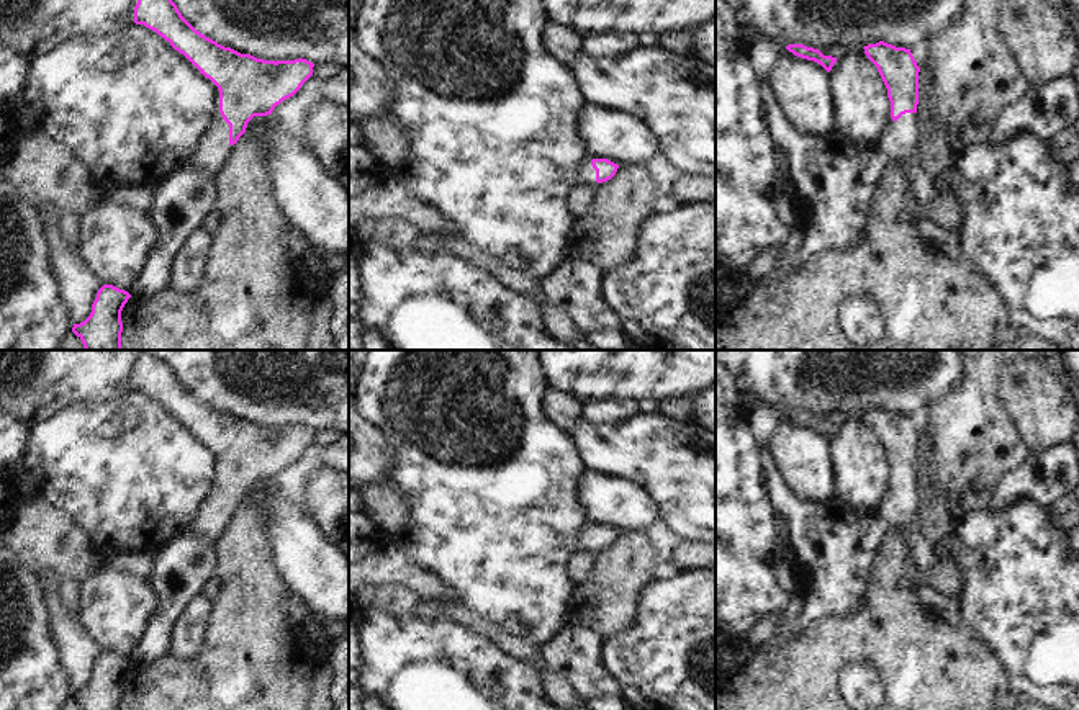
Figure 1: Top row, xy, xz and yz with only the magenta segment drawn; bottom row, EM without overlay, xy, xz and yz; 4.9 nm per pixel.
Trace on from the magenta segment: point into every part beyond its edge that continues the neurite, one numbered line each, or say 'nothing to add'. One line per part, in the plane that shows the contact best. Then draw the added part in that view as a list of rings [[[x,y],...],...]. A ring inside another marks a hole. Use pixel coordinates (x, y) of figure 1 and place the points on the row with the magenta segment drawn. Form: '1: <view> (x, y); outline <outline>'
1: xy (213, 156); outline [[[223,119],[203,139],[201,149],[188,165],[198,167],[205,170],[206,175],[218,180],[229,162],[231,151],[233,146],[229,144],[229,124]]]

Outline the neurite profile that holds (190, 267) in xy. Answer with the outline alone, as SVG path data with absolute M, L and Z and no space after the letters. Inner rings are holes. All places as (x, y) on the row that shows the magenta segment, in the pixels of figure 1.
M205 229L193 234L175 260L172 288L185 294L196 294L201 290L214 240L216 237Z

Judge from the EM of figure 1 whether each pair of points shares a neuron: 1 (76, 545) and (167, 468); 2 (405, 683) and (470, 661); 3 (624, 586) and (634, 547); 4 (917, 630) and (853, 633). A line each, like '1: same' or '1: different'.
1: different
2: same
3: same
4: same

